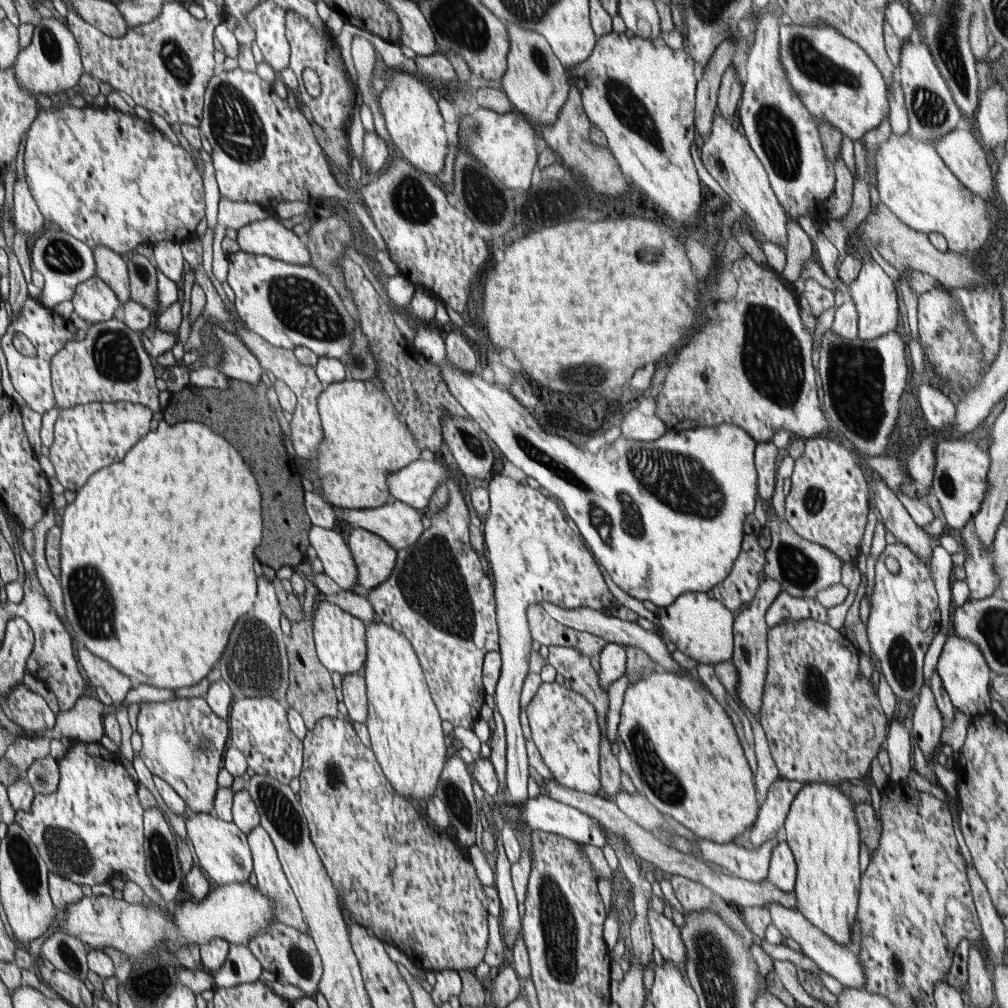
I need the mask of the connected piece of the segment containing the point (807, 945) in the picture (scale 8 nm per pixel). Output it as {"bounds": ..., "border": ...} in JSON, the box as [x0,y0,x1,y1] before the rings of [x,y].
{"bounds":[763,902,863,988],"border":[[[765,902],[763,904],[765,910],[769,910],[769,916],[771,916],[771,924],[783,934],[783,936],[789,936],[791,940],[795,940],[801,948],[801,954],[805,954],[807,958],[811,958],[819,970],[827,972],[829,976],[833,976],[835,980],[839,980],[841,986],[853,986],[853,988],[863,988],[863,970],[861,970],[861,964],[857,960],[857,954],[855,954],[855,948],[851,946],[841,946],[841,944],[835,944],[831,942],[831,938],[827,934],[821,934],[821,930],[817,930],[809,920],[803,918],[803,914],[791,906],[783,906],[779,902]]]}

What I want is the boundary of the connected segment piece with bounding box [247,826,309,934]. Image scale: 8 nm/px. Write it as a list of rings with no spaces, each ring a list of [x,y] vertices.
[[[255,826],[251,832],[247,832],[247,844],[251,848],[251,858],[253,858],[253,876],[255,876],[255,890],[259,894],[263,894],[271,904],[273,904],[273,918],[275,922],[281,922],[285,926],[293,926],[295,930],[307,934],[309,926],[305,924],[301,906],[297,902],[297,896],[291,892],[291,886],[287,884],[287,876],[281,868],[275,844],[271,840],[271,836],[267,834],[267,830],[263,826]]]

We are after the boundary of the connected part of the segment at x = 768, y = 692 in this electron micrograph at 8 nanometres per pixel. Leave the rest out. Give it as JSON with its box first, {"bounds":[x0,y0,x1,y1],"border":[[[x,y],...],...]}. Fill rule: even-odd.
{"bounds":[757,618,885,784],"border":[[[813,618],[769,628],[767,670],[757,718],[765,732],[775,770],[783,780],[803,784],[839,784],[845,780],[861,782],[869,776],[869,764],[885,744],[885,716],[869,680],[865,680],[857,670],[857,658],[857,648],[851,646],[845,636]]]}

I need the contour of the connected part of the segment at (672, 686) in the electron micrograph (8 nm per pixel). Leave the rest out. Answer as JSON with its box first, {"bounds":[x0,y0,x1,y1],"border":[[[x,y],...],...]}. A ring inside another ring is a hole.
{"bounds":[617,668,761,844],"border":[[[653,668],[643,678],[635,680],[635,684],[627,686],[623,694],[617,736],[625,744],[635,776],[645,784],[641,786],[641,792],[659,814],[671,816],[699,836],[699,840],[731,844],[737,836],[749,832],[753,822],[757,822],[761,798],[735,734],[737,732],[723,706],[699,682],[693,682],[693,678]]]}

